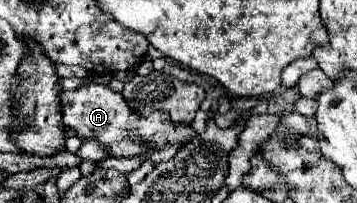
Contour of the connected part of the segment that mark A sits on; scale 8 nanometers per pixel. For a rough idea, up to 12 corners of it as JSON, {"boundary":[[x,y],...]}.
{"boundary":[[120,92],[60,94],[66,130],[114,158],[198,136],[162,110],[142,116]]}

